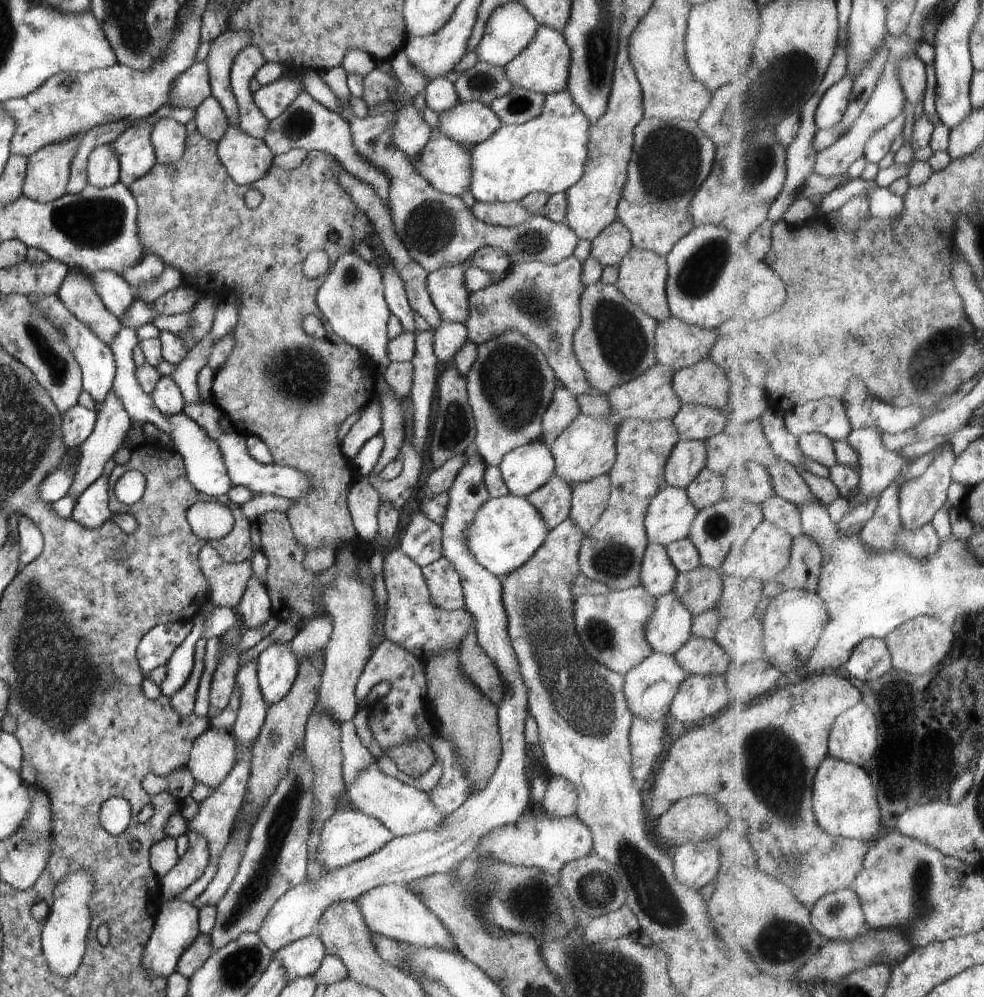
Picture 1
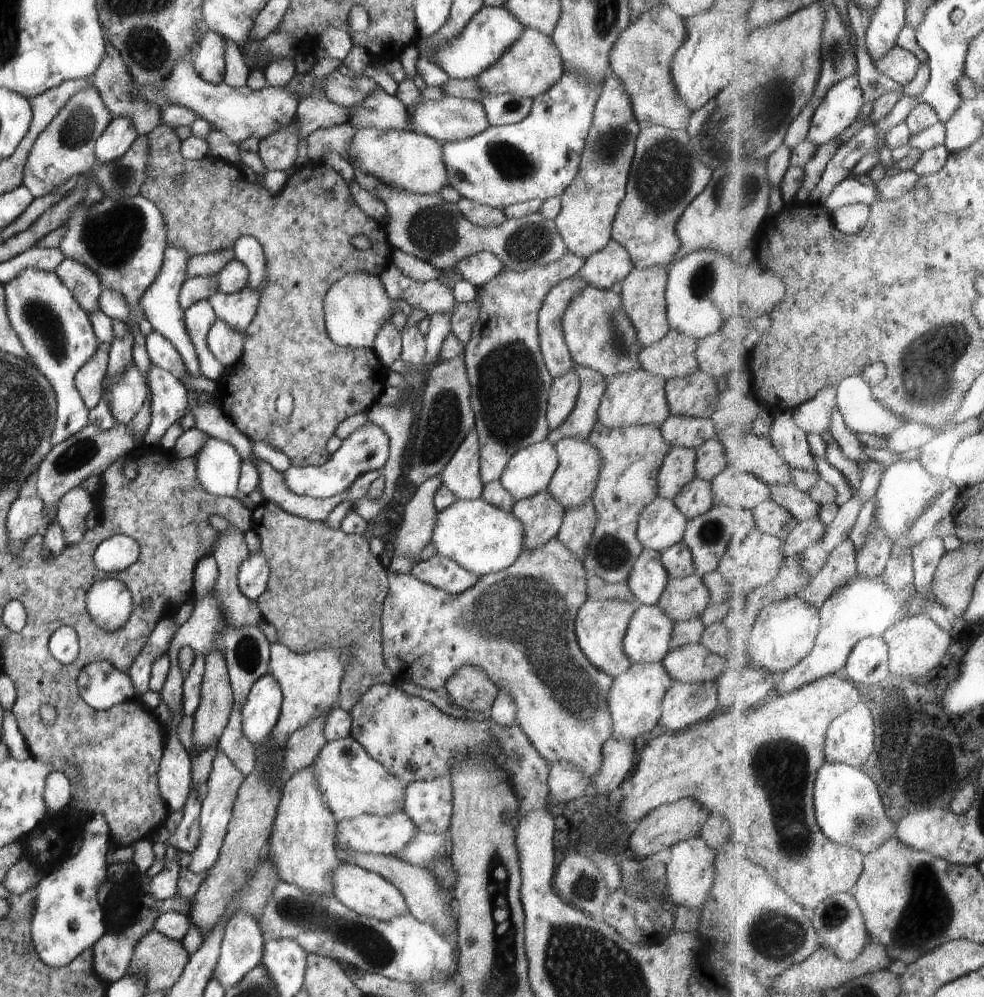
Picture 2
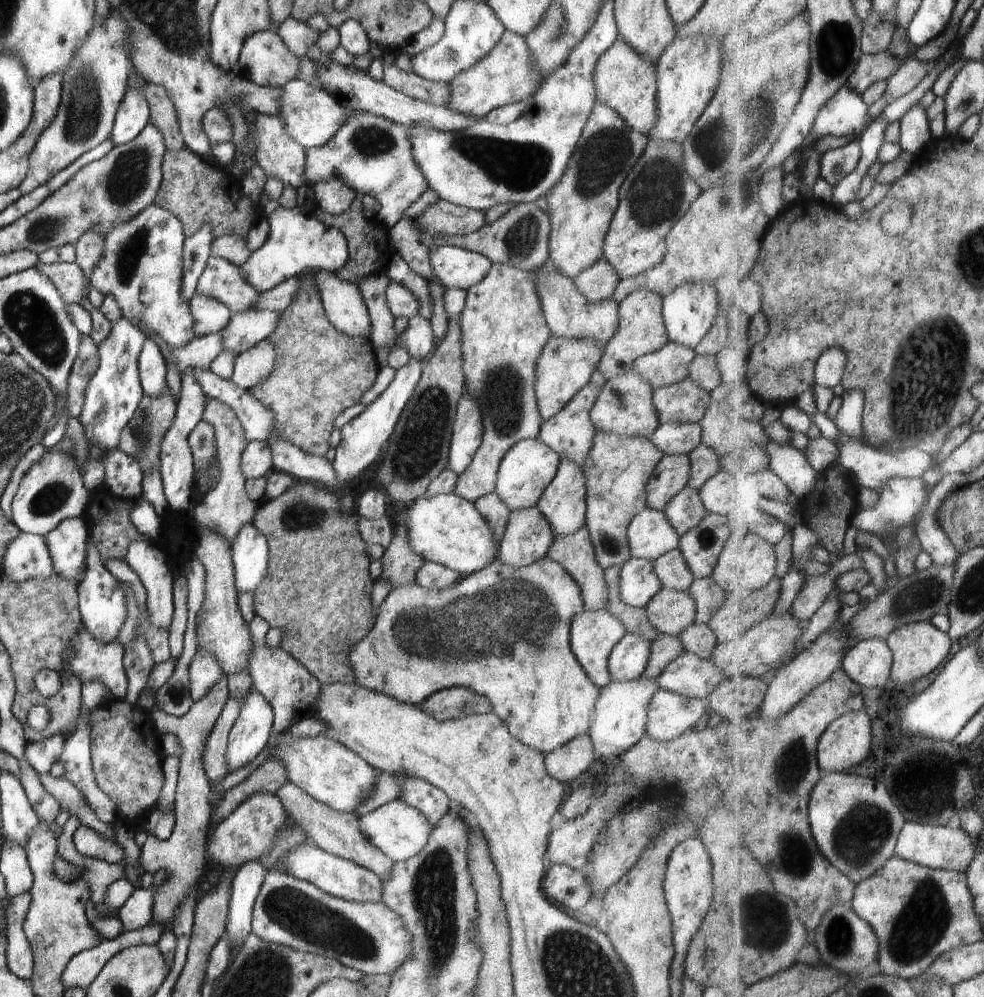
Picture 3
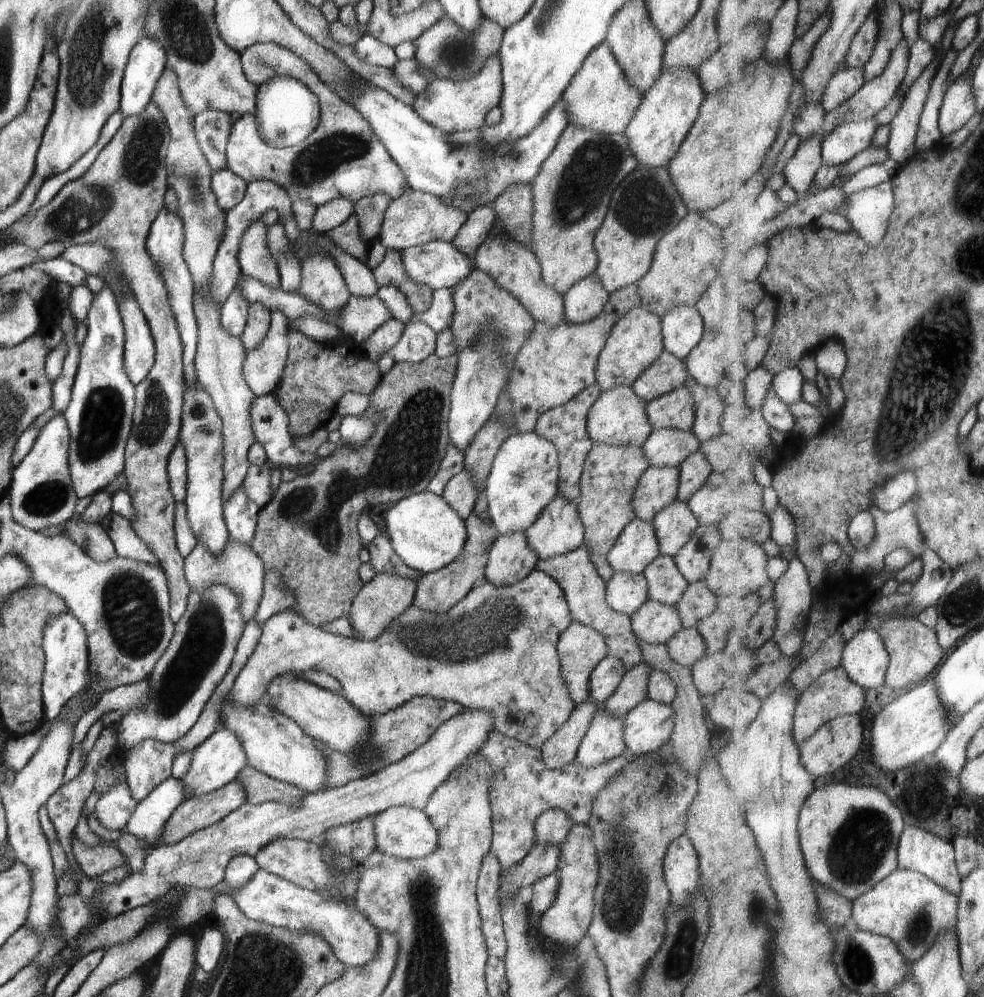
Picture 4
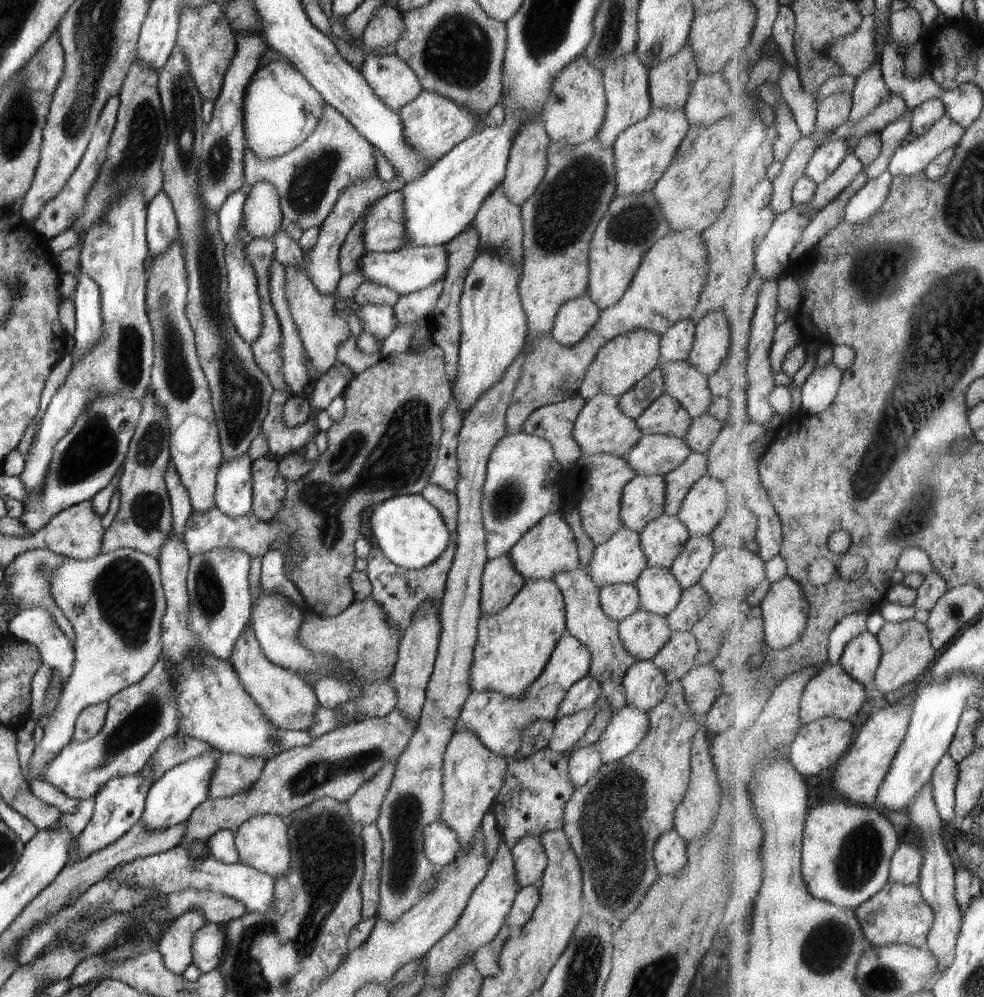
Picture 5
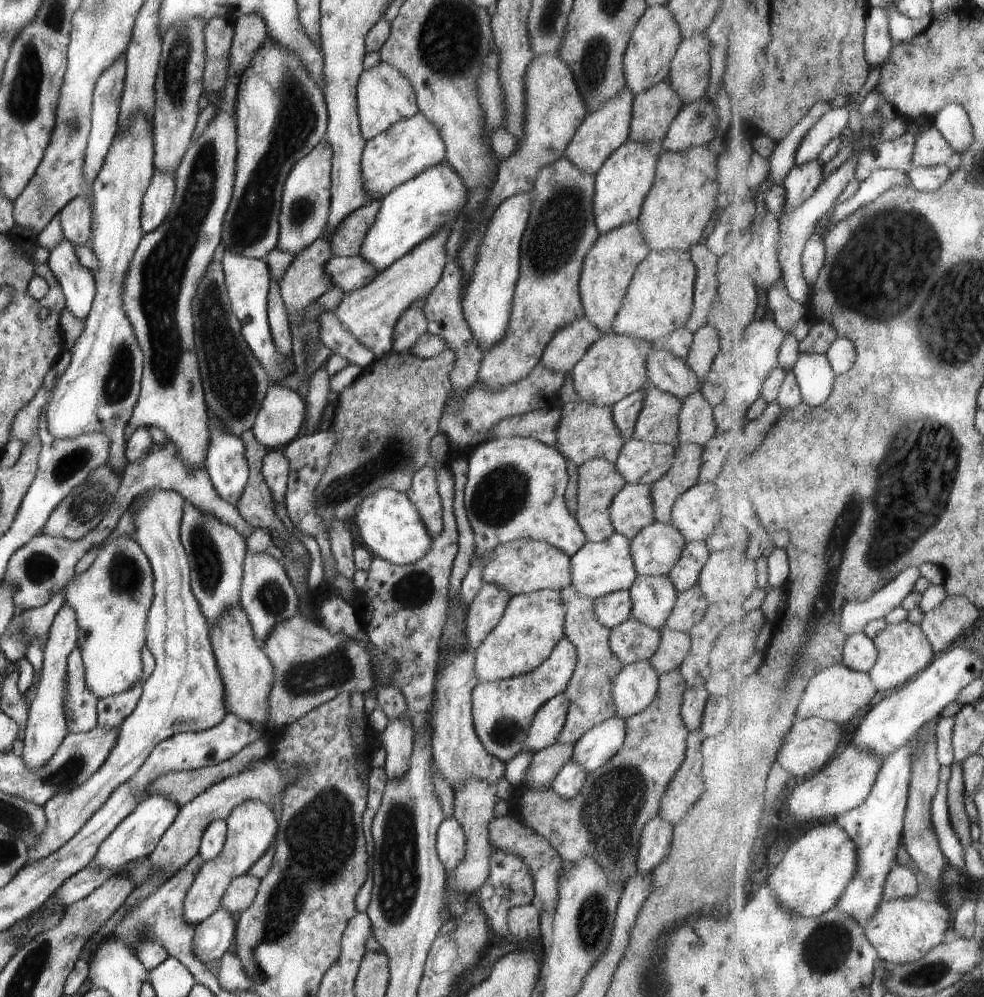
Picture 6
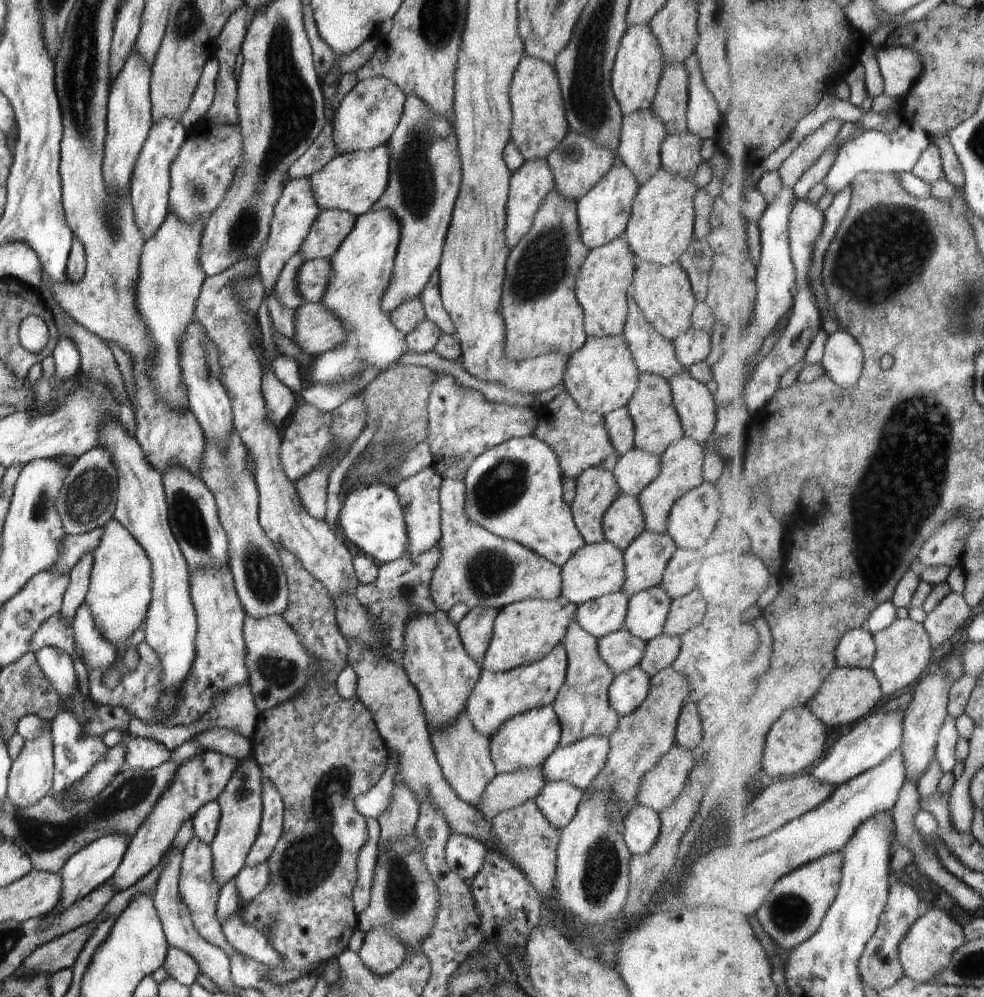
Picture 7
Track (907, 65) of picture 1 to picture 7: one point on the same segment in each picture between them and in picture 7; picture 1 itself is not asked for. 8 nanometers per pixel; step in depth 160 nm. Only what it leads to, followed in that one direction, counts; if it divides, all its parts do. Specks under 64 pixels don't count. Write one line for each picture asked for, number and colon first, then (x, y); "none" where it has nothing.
2: (902, 65)
3: (873, 68)
4: (846, 83)
5: (835, 110)
6: (832, 125)
7: (813, 147)

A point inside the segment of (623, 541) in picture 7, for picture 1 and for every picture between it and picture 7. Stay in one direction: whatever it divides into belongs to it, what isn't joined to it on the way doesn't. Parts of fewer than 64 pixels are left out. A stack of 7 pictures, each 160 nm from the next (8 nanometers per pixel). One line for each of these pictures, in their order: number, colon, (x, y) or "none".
1: (686, 460)
2: (679, 466)
3: (671, 475)
4: (657, 487)
5: (643, 498)
6: (631, 510)

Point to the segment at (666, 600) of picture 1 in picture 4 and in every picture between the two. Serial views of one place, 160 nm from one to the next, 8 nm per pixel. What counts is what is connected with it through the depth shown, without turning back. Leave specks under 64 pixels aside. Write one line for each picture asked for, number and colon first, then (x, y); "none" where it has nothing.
2: (647, 638)
3: (627, 660)
4: (606, 676)

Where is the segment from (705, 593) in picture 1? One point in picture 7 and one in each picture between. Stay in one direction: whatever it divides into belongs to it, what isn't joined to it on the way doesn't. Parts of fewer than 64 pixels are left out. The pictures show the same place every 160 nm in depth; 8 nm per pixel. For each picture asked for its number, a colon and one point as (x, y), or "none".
2: (684, 599)
3: (670, 612)
4: (654, 623)
5: (642, 634)
6: (631, 641)
7: (621, 651)

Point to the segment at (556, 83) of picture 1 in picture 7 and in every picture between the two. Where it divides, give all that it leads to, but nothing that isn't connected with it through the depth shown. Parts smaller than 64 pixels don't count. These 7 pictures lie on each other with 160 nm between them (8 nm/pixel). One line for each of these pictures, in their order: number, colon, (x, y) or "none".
2: (532, 65)
3: (505, 76)
4: (452, 106)
5: (433, 125)
6: (407, 148)
7: (353, 182)

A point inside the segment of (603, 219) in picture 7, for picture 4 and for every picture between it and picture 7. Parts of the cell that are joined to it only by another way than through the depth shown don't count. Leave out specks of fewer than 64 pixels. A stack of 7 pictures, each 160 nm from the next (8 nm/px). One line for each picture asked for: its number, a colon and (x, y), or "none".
4: (668, 110)
5: (643, 152)
6: (623, 181)

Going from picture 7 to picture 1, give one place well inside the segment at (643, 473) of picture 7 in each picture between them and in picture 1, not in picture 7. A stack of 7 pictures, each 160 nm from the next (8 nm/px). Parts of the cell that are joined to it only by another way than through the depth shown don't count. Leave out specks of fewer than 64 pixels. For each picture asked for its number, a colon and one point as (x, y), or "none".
1: (692, 422)
2: (679, 431)
3: (682, 438)
4: (664, 447)
5: (652, 455)
6: (640, 462)

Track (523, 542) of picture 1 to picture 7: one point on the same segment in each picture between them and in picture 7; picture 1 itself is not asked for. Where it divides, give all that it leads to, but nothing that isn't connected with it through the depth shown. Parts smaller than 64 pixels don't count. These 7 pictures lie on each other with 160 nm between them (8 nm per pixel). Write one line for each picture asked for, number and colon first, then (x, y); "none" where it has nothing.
2: (482, 538)
3: (447, 530)
4: (425, 532)
5: (411, 533)
6: (387, 521)
7: (371, 517)

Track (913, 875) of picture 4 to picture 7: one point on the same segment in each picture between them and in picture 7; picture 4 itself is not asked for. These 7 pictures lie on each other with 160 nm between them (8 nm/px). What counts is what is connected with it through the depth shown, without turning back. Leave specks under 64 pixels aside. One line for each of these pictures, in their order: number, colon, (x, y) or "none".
5: (900, 914)
6: (904, 930)
7: (929, 948)

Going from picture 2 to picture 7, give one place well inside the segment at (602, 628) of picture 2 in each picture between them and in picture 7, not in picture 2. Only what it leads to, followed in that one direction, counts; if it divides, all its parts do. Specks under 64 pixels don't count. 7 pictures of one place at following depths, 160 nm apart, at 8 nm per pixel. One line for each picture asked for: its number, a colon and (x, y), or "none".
3: (594, 633)
4: (581, 648)
5: (498, 721)
6: (501, 710)
7: (497, 697)

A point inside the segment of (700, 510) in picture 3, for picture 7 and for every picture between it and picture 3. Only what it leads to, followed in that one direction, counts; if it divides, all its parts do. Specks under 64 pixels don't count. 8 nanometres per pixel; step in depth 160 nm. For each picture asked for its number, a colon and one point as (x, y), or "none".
4: (673, 526)
5: (662, 540)
6: (655, 549)
7: (645, 560)

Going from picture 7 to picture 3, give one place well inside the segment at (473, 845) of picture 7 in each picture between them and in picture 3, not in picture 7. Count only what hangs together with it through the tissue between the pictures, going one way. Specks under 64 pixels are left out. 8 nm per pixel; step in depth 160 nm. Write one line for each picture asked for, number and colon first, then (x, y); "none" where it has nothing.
3: (398, 830)
4: (406, 833)
5: (440, 844)
6: (451, 841)

